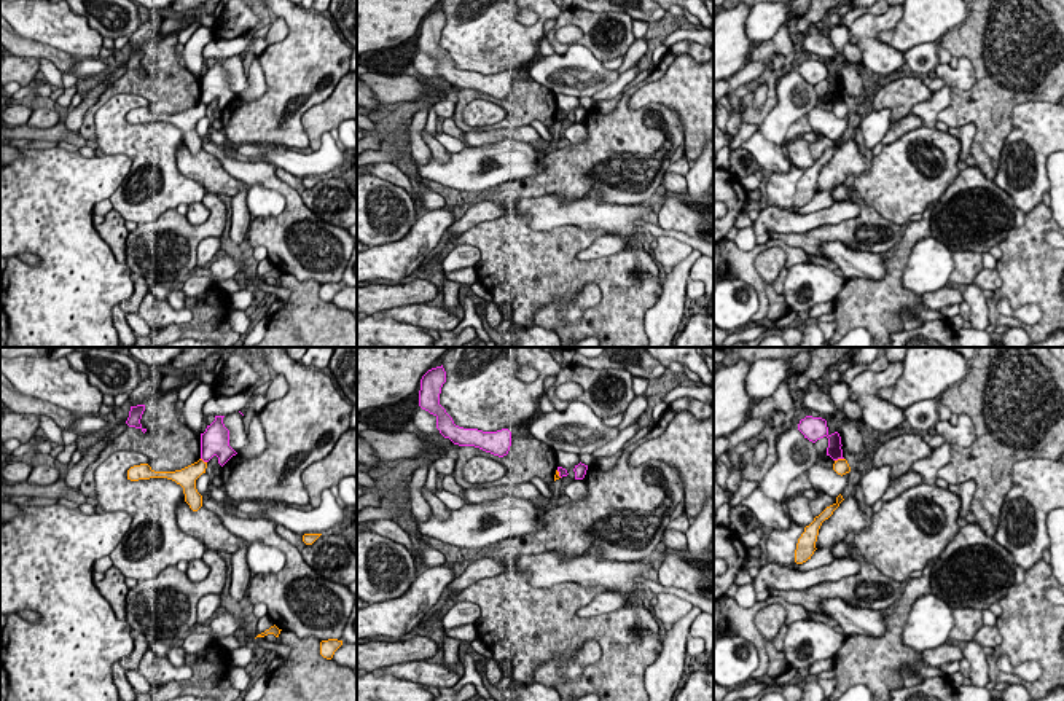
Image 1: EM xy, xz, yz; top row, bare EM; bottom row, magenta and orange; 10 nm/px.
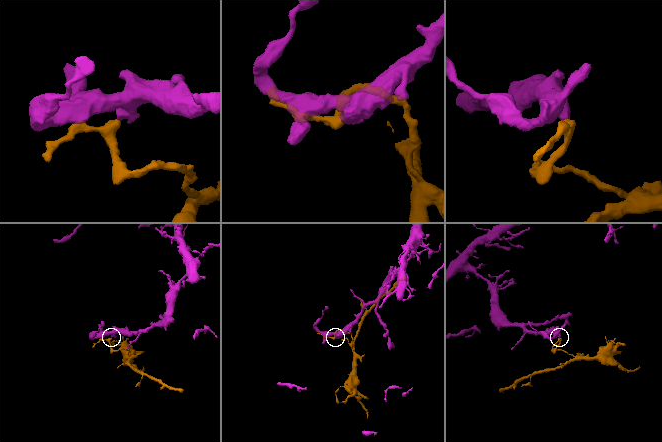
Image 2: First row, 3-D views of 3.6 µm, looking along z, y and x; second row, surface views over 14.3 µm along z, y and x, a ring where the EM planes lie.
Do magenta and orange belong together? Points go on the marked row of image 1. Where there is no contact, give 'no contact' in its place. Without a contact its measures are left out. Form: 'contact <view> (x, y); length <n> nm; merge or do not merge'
contact yz (838, 458); length 100 nm; do not merge

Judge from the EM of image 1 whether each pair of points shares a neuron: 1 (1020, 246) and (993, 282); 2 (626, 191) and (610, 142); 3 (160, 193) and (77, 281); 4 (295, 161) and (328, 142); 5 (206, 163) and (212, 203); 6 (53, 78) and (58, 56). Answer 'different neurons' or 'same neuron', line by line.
1: different neurons
2: same neuron
3: different neurons
4: same neuron
5: different neurons
6: different neurons

